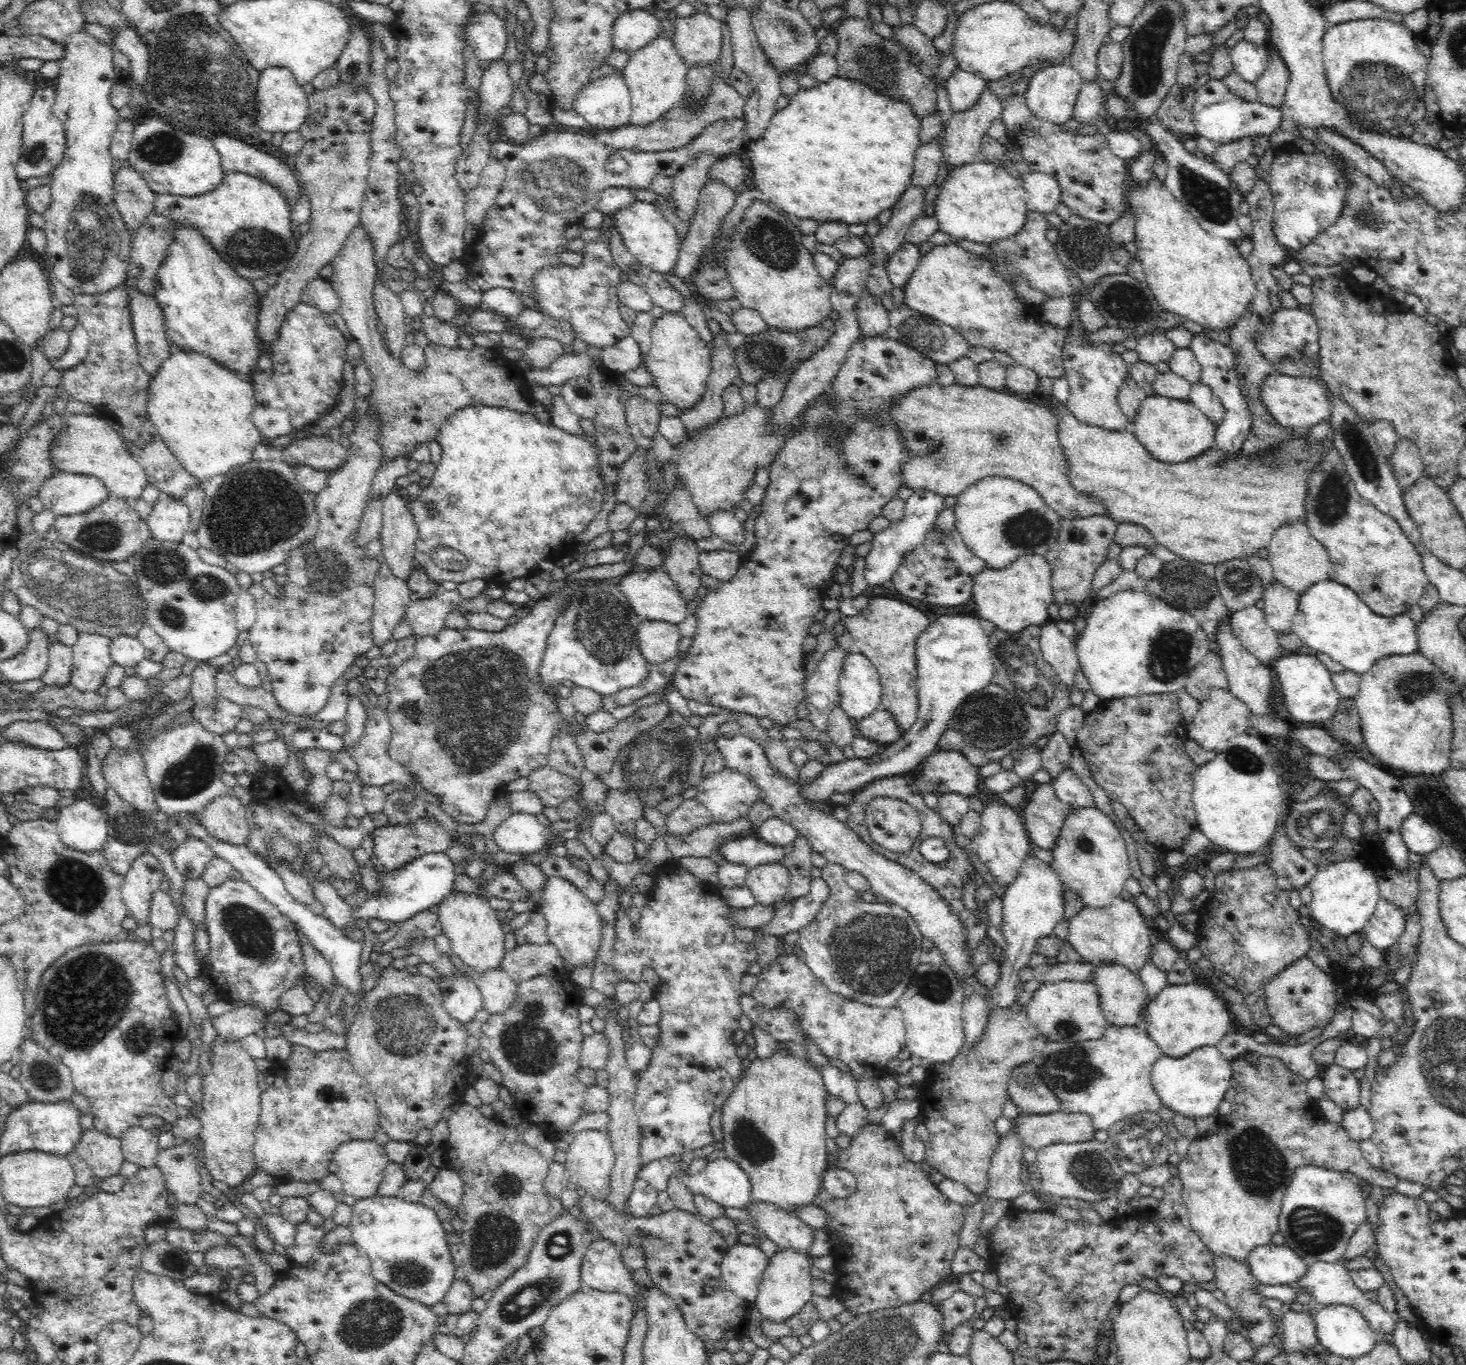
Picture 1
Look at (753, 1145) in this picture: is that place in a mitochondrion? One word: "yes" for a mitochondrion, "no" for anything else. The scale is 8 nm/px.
yes

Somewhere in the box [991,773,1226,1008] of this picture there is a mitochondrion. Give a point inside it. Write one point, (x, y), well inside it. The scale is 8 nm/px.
(1083, 844)

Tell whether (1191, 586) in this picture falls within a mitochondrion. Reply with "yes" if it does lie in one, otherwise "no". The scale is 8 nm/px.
yes

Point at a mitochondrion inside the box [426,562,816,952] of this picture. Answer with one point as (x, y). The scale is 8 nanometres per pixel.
(655, 764)

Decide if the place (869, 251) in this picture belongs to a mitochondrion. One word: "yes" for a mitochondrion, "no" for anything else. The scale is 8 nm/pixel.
no

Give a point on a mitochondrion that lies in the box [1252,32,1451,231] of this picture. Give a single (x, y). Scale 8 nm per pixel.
(1387, 97)

